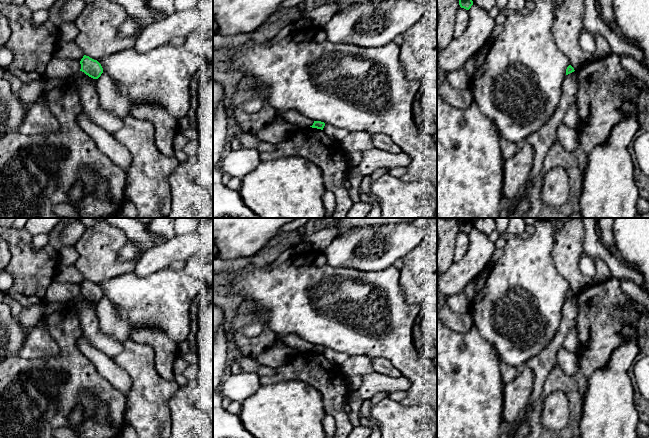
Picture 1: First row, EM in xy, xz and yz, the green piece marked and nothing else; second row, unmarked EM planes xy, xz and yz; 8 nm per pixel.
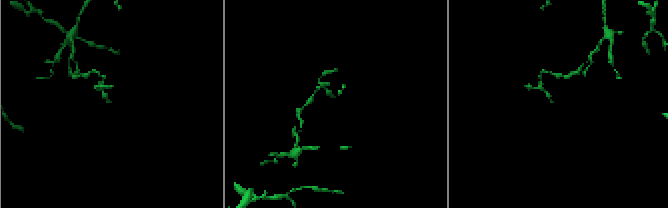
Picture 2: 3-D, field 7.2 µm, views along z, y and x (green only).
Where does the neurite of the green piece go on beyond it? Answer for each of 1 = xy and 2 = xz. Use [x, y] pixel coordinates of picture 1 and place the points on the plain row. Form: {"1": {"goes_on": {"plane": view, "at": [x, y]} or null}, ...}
{"1": {"goes_on": null}, "2": {"goes_on": null}}

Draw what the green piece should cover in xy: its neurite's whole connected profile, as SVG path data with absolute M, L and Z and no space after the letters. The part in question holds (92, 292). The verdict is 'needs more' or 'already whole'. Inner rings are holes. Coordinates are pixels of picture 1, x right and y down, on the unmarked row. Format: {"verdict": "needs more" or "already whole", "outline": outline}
{"verdict": "already whole", "outline": "M84 279L80 285L81 293L86 299L93 303L98 303L103 297L103 292L101 288L89 280Z"}

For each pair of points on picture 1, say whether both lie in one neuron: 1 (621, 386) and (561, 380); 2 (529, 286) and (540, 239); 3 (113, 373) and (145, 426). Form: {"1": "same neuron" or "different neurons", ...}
{"1": "different neurons", "2": "same neuron", "3": "different neurons"}

